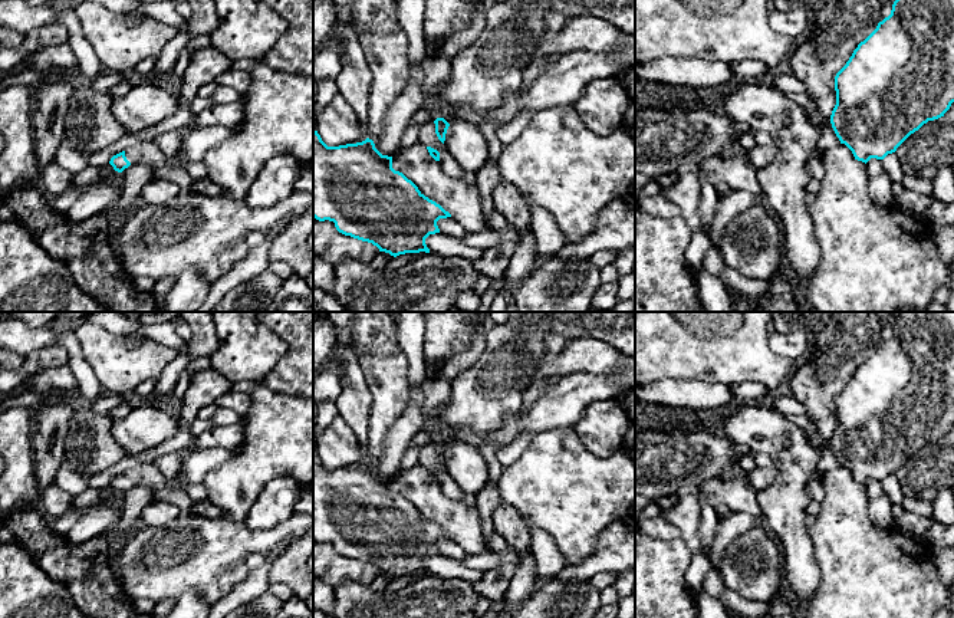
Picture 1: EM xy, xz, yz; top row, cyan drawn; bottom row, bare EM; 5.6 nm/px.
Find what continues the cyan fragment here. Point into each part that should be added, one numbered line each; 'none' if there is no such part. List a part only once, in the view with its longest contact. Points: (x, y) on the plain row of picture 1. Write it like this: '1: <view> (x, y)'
1: xy (197, 463)

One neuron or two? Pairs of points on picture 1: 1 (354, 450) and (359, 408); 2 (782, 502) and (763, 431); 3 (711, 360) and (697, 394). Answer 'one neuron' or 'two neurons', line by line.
1: two neurons
2: one neuron
3: two neurons

